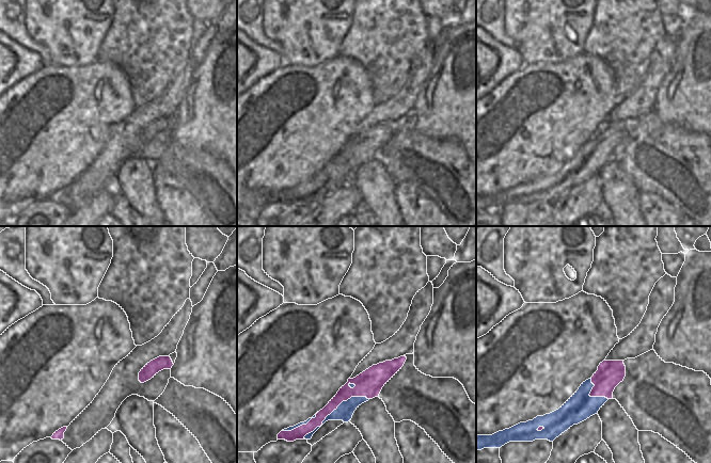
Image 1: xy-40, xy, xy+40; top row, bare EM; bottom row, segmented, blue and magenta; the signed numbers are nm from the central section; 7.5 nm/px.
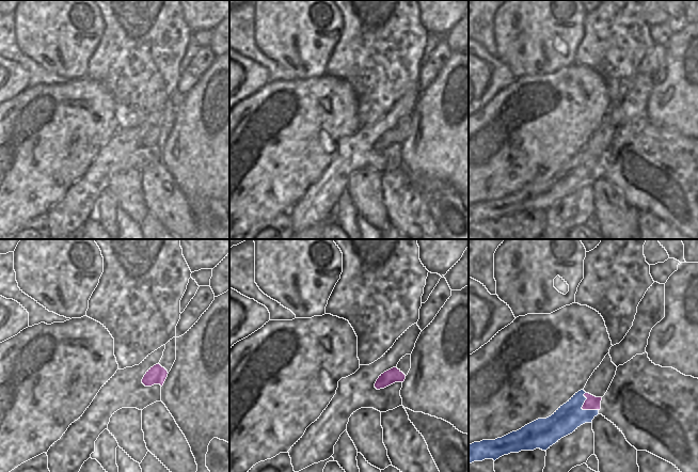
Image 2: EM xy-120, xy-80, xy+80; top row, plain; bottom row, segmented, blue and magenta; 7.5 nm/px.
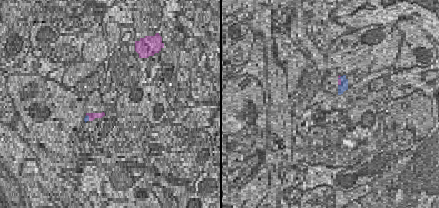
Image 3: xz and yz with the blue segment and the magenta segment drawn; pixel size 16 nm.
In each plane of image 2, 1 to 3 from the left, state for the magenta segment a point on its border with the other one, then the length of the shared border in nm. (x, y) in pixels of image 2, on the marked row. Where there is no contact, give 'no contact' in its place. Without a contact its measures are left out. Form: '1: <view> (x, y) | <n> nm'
1: no contact
2: no contact
3: xy+80 (581, 408) | 170 nm

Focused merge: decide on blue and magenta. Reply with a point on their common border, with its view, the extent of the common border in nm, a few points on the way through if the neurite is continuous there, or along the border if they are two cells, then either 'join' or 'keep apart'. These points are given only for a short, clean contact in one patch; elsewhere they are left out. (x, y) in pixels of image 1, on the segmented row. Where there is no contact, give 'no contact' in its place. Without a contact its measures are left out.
xy (334, 410) | 600 nm | join

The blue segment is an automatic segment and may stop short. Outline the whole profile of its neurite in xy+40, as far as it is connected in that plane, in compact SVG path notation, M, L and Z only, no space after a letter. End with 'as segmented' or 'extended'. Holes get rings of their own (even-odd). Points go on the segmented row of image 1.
M603 361L598 366L594 376L583 382L579 389L556 411L537 416L533 420L520 422L509 429L499 431L492 435L476 435L476 451L484 448L501 448L509 442L533 442L535 440L548 440L553 442L573 425L578 425L590 416L598 414L598 411L609 399L613 399L615 387L623 381L626 366L623 361Z | extended

